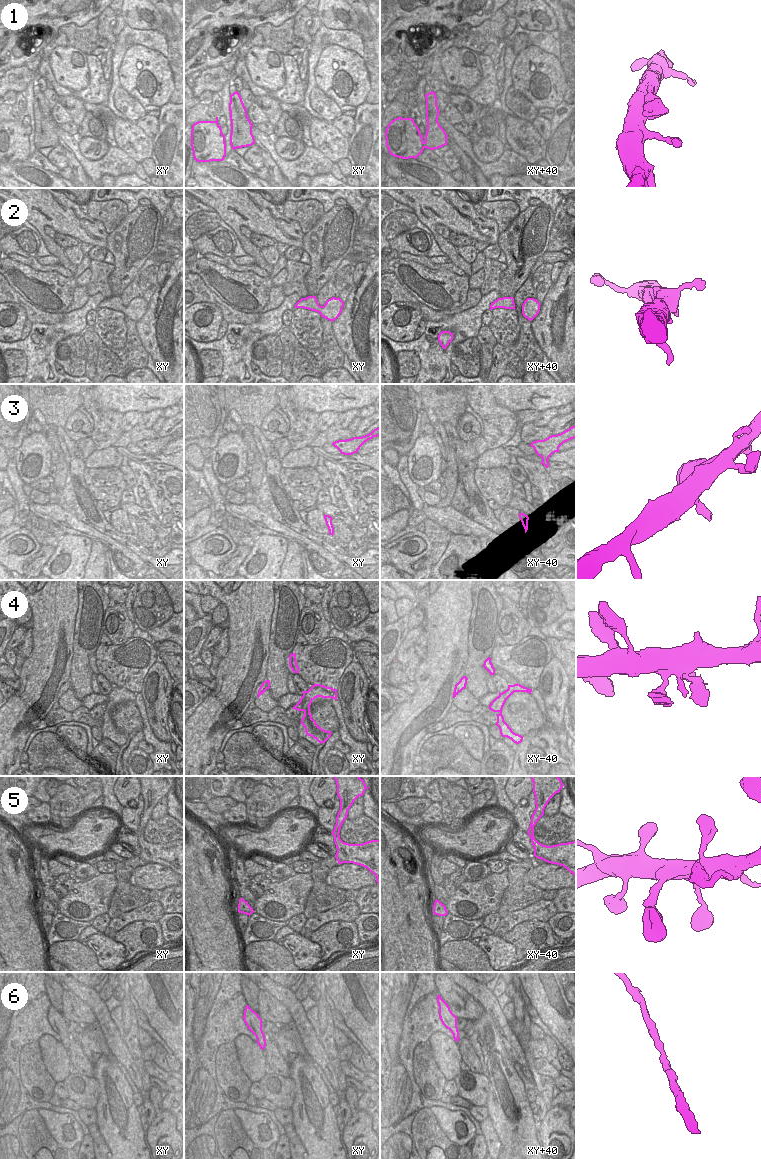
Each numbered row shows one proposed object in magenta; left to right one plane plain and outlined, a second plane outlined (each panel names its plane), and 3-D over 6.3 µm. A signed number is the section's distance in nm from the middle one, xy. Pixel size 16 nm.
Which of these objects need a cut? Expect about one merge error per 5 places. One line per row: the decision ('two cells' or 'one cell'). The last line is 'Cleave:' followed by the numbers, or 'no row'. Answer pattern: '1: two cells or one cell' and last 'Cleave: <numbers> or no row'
1: one cell
2: one cell
3: one cell
4: one cell
5: one cell
6: one cell
Cleave: no row

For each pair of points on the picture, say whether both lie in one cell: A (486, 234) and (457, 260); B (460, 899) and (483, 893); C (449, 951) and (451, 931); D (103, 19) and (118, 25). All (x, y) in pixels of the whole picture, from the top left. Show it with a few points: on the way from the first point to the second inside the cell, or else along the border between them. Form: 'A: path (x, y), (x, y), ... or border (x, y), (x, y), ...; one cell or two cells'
A: path (464, 220), (438, 220), (433, 225), (438, 238); one cell
B: path (466, 899), (477, 899); one cell
C: border (469, 938), (446, 941), (438, 947); two cells
D: border (117, 15), (113, 23), (113, 34), (115, 36); two cells

